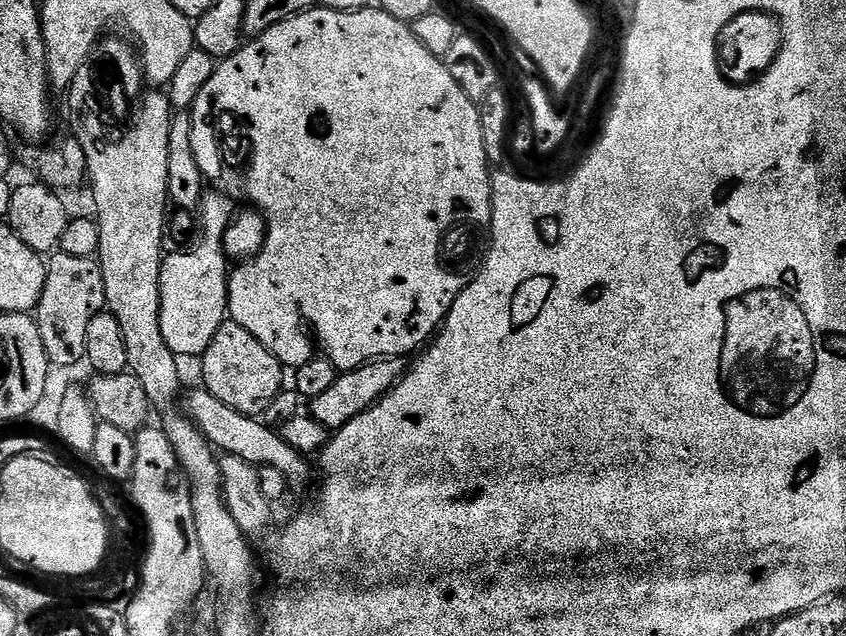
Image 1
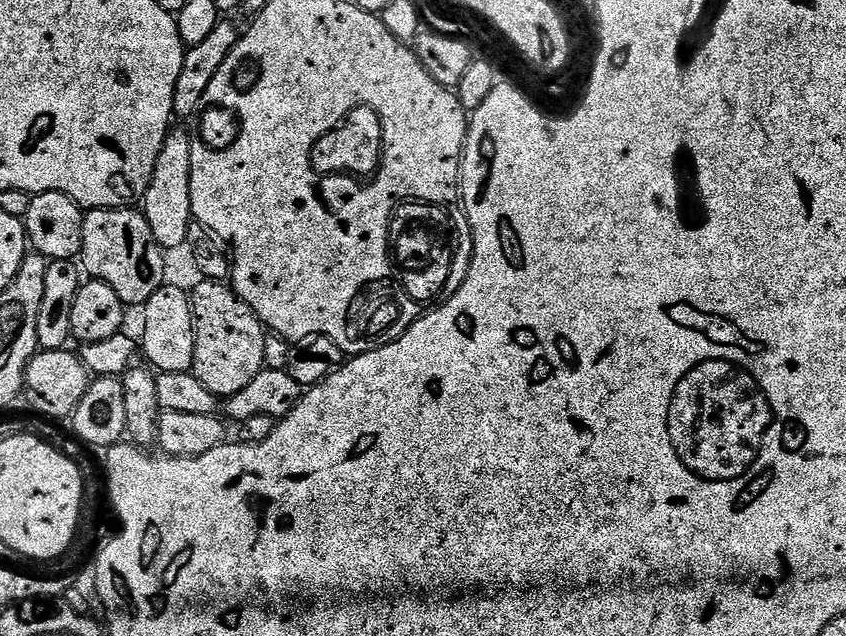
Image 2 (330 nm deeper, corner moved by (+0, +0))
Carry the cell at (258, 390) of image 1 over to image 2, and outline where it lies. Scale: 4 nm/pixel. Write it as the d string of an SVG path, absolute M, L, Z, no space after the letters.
M203 279L191 289L192 319L196 321L196 345L192 371L218 398L233 396L250 382L264 367L266 329L260 319L242 302L242 298L227 283Z

